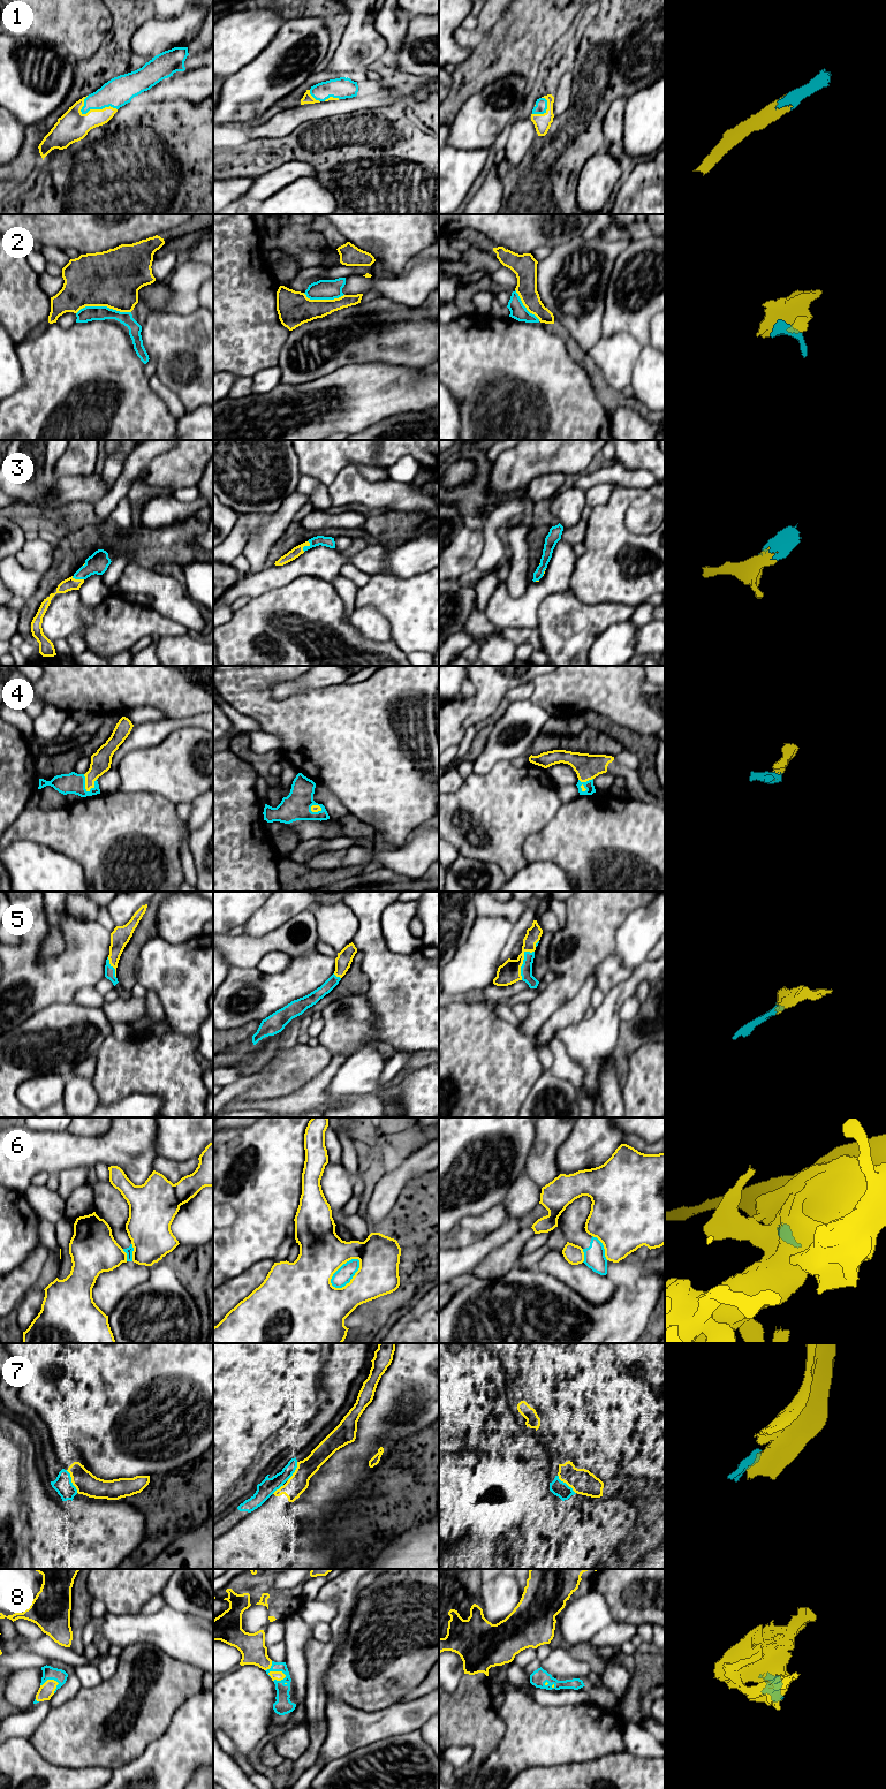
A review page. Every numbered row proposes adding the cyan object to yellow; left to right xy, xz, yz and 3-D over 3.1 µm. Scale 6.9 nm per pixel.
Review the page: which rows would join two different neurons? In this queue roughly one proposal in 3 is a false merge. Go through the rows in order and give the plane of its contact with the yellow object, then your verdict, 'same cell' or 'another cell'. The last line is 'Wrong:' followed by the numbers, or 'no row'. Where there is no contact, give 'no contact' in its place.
1: xy | same cell
2: xy | another cell
3: xz | same cell
4: xy | same cell
5: yz | same cell
6: xz | another cell
7: xy | same cell
8: xz | same cell
Wrong: 2, 6

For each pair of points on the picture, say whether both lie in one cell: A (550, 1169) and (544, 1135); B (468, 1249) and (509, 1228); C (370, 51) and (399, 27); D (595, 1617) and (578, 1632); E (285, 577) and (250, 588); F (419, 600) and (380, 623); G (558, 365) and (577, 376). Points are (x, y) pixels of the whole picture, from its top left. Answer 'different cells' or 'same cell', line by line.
A: same cell
B: same cell
C: different cells
D: same cell
E: same cell
F: different cells
G: same cell

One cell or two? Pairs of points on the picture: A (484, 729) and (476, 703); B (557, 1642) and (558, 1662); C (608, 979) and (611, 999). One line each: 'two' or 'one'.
A: two
B: two
C: two

